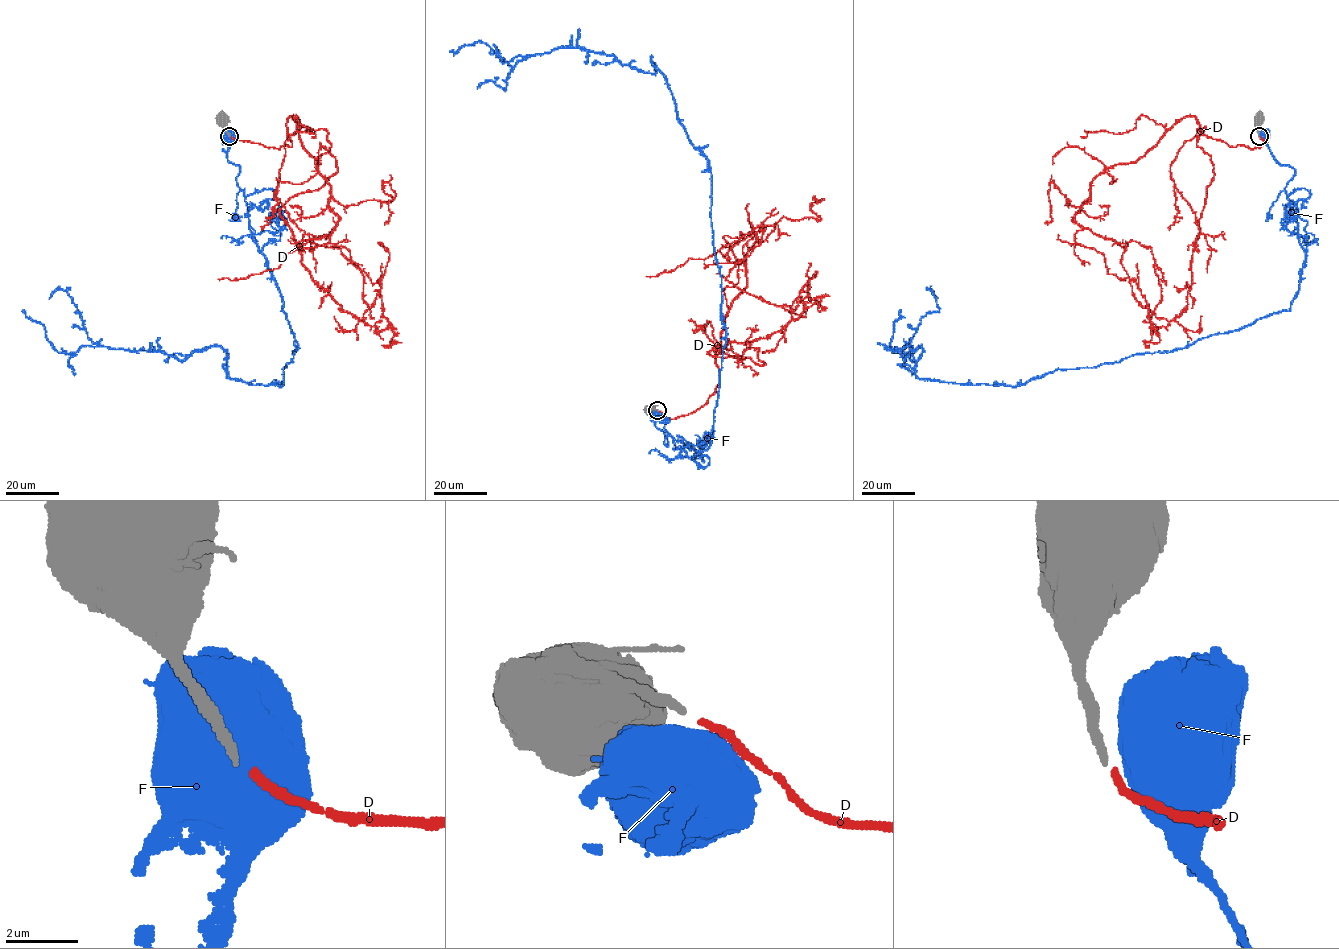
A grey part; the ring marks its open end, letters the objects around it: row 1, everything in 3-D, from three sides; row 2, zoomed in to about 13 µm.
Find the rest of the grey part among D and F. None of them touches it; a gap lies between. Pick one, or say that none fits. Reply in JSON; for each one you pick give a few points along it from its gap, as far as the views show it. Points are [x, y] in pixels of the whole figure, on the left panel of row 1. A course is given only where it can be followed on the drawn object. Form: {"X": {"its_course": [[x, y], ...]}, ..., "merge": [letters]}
{"D": {"its_course": [[231, 137], [279, 149], [303, 127], [327, 131], [337, 171], [280, 216], [311, 277], [360, 320], [380, 246]]}, "merge": ["D"]}

